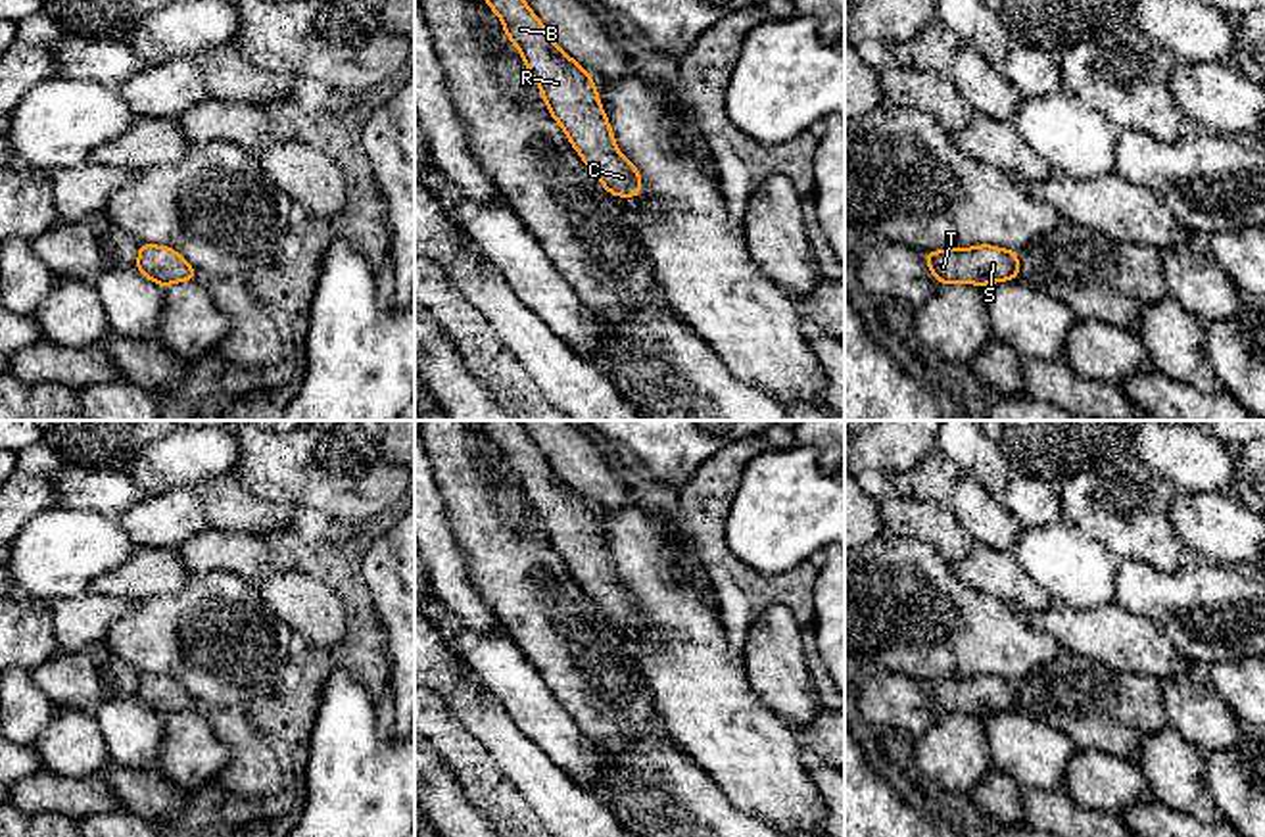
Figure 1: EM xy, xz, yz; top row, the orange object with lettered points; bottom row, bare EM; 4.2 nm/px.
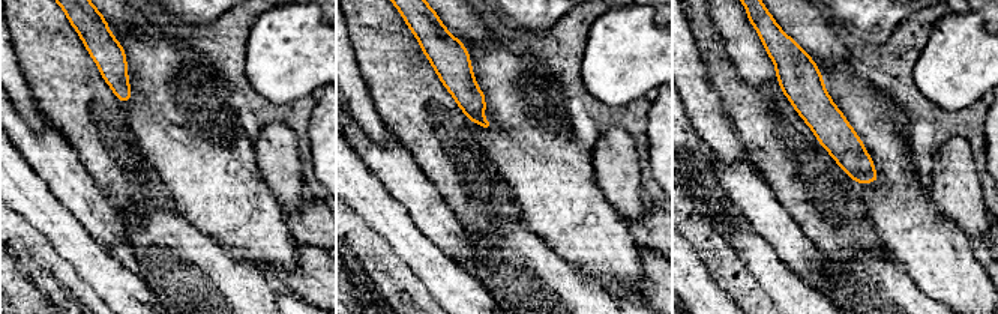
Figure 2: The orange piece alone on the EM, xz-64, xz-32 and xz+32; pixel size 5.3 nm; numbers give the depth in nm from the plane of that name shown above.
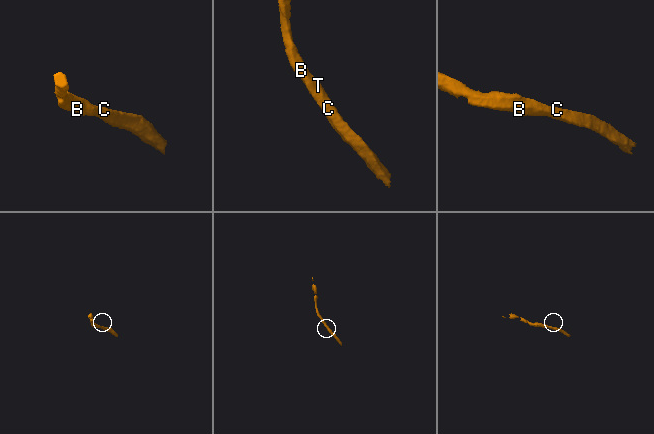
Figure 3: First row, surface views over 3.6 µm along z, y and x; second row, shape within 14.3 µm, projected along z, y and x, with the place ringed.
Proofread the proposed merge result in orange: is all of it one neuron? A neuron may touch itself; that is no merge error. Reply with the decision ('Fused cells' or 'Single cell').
Single cell

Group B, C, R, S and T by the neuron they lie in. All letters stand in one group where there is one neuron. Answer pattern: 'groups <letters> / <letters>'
groups B C R S T

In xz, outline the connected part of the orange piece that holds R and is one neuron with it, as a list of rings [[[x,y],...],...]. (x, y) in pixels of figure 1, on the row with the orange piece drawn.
[[[486,0],[537,83],[551,117],[561,125],[582,161],[614,198],[643,192],[641,173],[626,159],[599,104],[593,77],[561,50],[526,0]]]

